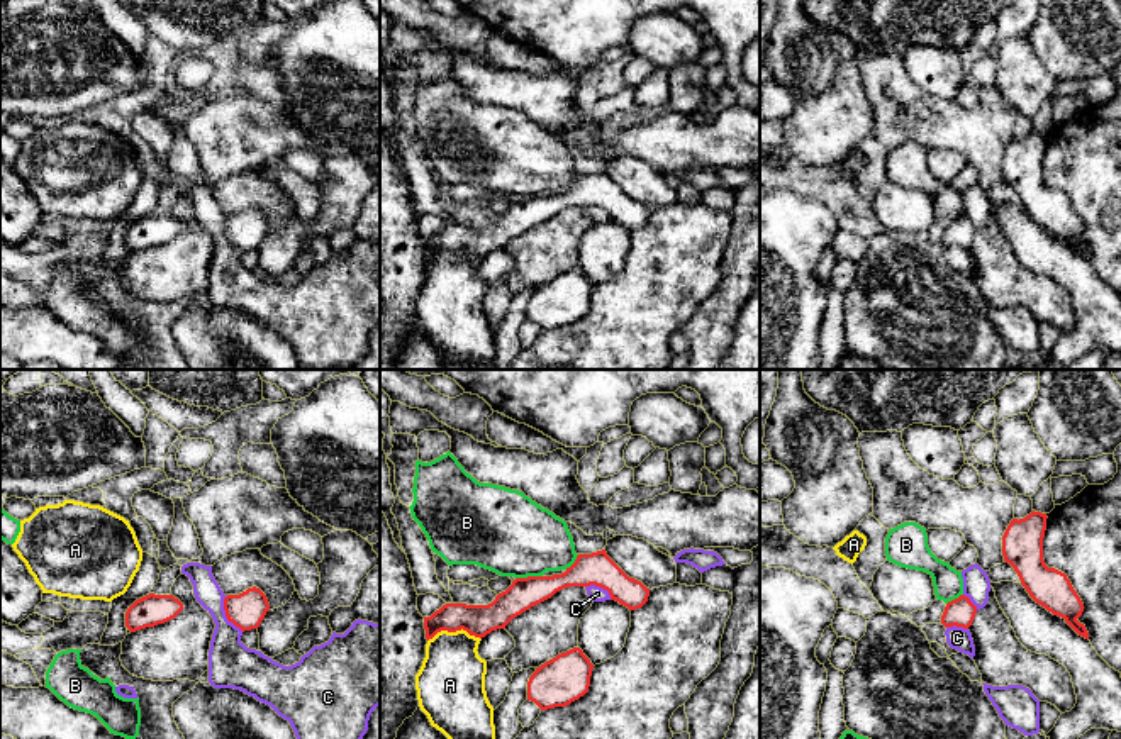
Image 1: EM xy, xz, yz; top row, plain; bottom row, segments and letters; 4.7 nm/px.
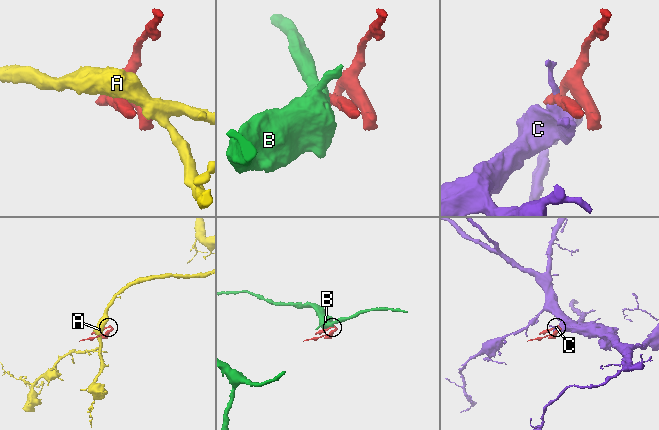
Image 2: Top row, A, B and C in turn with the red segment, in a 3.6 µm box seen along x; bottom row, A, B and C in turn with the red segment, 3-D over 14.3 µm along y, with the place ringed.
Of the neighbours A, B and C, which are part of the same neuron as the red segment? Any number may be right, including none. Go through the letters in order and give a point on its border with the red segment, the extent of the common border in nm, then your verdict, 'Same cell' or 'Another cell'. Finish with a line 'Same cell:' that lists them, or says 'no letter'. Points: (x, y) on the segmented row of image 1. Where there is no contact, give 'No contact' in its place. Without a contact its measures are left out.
A: Touches red at xz (453, 631). Shared border 260 nm. Another cell
B: Touches red at xz (528, 577). Shared border 130 nm. Another cell
C: Touches red at xy (226, 616). Shared border 190 nm. Another cell
Same cell: no letter

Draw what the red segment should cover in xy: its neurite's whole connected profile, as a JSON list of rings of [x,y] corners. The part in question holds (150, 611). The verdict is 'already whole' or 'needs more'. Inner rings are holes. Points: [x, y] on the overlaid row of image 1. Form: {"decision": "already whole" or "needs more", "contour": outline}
{"decision": "already whole", "contour": [[[149,593],[136,600],[125,612],[125,627],[131,632],[154,627],[175,619],[183,610],[183,603],[173,595]]]}

